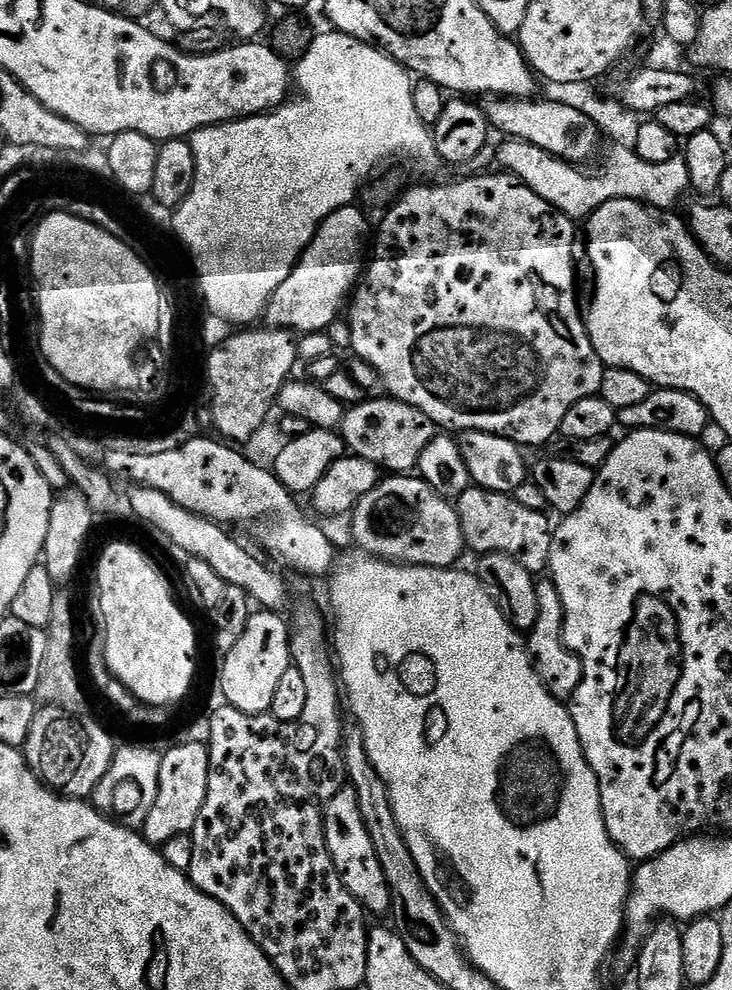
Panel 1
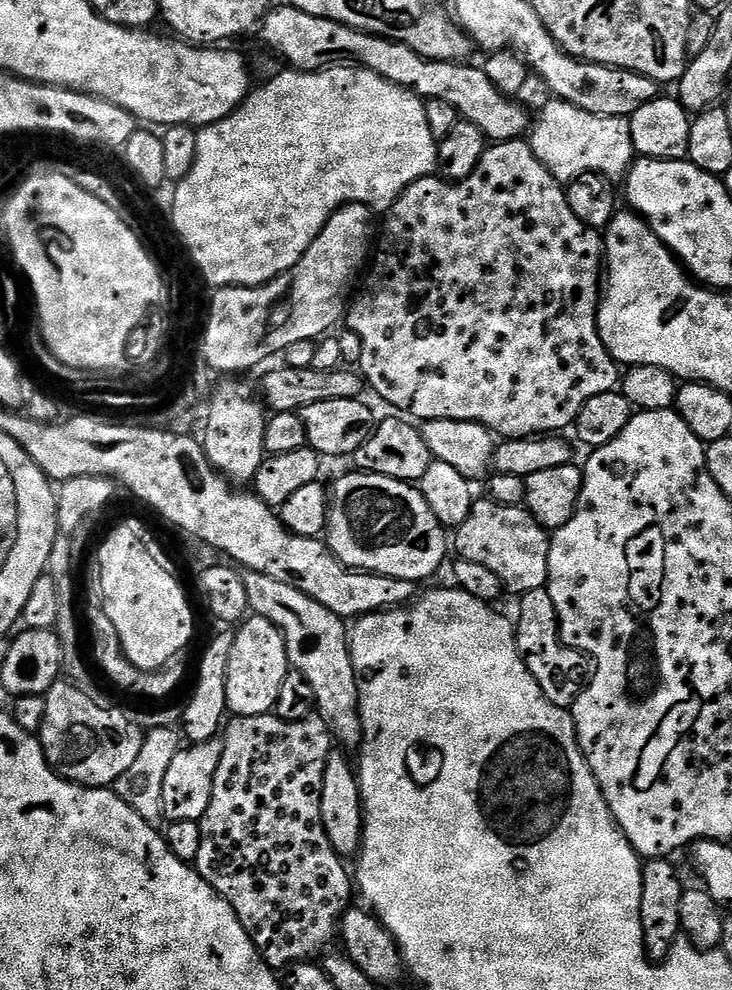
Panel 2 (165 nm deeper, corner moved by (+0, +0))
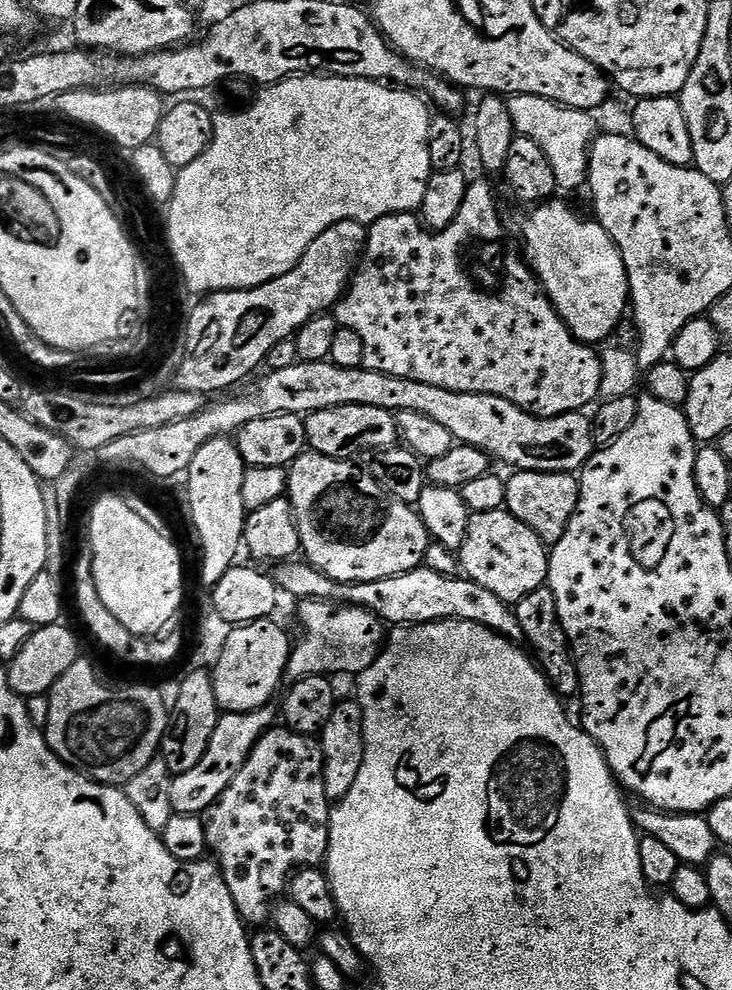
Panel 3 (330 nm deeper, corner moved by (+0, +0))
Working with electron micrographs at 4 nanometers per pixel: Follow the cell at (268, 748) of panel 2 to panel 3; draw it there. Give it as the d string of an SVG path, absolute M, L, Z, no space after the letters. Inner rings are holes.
M273 726L269 728L267 734L254 746L250 758L246 758L242 770L238 770L238 774L234 774L234 782L230 782L230 786L226 786L226 790L208 807L207 813L203 817L211 855L214 857L215 863L220 866L221 877L226 882L226 886L230 892L230 898L234 898L234 906L238 910L240 917L243 918L245 925L253 926L252 924L260 924L256 926L264 926L267 925L264 924L267 920L269 923L270 917L274 912L274 905L285 895L286 881L289 879L293 869L297 866L320 866L327 861L329 815L330 801L324 789L324 751L322 750L319 739L312 734L292 732L286 726Z

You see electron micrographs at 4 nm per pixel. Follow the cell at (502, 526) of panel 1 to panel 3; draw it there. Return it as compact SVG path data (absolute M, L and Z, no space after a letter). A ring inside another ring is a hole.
M508 511L473 512L468 518L468 529L462 546L458 549L458 564L469 580L486 586L490 594L498 594L507 604L515 605L526 594L545 587L548 579L549 549L526 526Z

